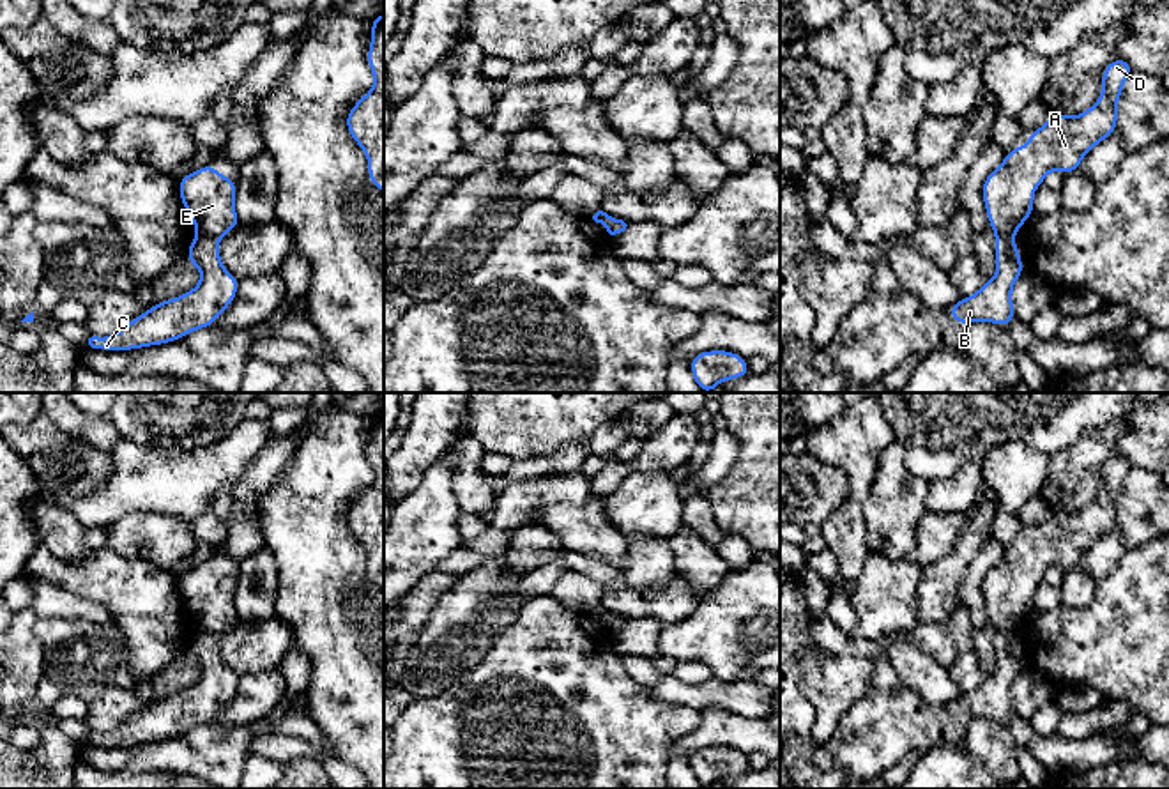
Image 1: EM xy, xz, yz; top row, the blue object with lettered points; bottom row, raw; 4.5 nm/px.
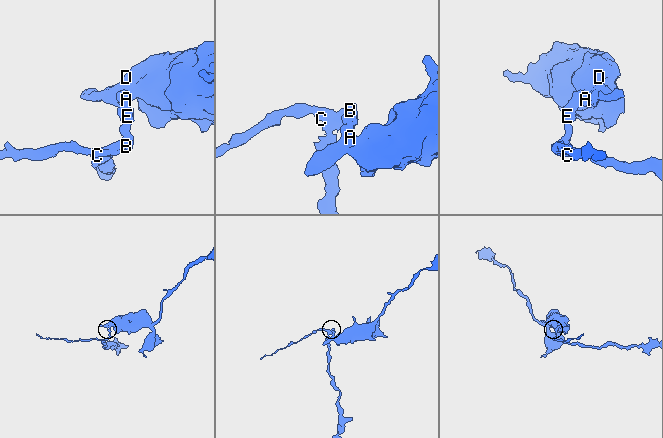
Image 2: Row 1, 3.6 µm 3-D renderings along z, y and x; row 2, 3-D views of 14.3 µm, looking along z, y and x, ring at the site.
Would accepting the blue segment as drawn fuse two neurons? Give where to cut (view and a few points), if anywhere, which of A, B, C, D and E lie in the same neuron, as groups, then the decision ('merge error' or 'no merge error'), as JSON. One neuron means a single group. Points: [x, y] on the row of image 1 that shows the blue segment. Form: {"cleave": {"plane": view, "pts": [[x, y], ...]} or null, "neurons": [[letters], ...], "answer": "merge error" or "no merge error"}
{"cleave": {"plane": "xy", "pts": [[198, 232], [216, 239]]}, "neurons": [["A", "D", "E"], ["B", "C"]], "answer": "merge error"}

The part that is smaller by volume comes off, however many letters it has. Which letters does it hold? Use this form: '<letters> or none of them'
B, C

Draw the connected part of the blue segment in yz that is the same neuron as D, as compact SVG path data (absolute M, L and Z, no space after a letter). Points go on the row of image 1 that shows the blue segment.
M1127 58L1111 60L1102 73L1102 94L1098 101L1086 111L1066 117L1051 113L1049 120L1031 131L1026 145L1006 152L1005 161L987 175L982 186L989 226L1003 237L1013 237L1015 232L1028 221L1035 211L1033 189L1043 184L1051 170L1059 170L1063 175L1079 170L1084 156L1111 136L1118 126L1118 101L1134 65Z

